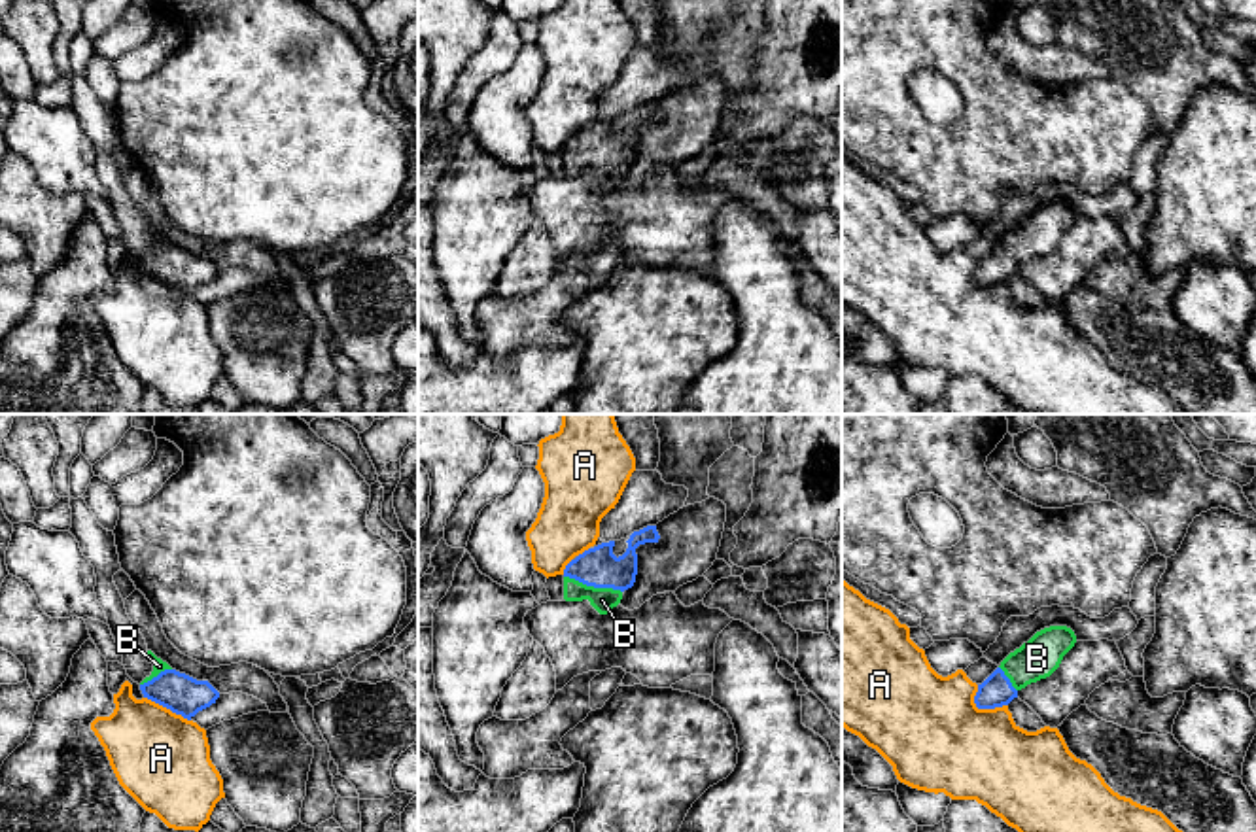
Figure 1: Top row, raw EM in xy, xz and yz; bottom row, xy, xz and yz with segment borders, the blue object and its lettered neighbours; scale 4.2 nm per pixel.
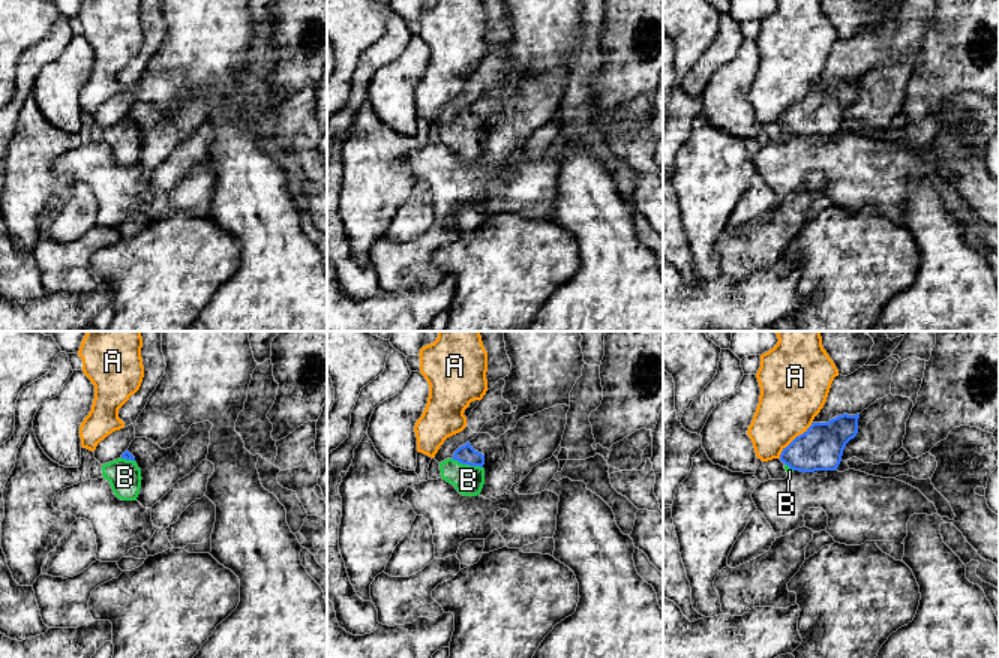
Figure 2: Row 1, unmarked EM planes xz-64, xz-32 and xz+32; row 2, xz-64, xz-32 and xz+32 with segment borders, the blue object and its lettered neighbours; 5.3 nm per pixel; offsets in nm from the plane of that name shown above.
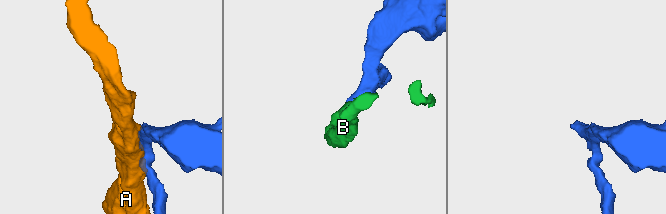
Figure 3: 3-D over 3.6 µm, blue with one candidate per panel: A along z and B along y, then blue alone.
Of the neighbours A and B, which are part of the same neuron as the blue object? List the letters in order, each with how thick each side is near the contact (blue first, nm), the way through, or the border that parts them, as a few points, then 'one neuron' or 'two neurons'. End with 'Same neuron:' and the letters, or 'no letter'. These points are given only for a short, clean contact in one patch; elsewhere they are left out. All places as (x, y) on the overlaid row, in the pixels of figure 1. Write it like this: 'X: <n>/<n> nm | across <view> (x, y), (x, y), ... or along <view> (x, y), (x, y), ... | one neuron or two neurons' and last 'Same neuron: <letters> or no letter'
A: 140/460 nm | two neurons
B: 170/100 nm | across xz (600, 568), (593, 585), (602, 594), (602, 600) | one neuron
Same neuron: B

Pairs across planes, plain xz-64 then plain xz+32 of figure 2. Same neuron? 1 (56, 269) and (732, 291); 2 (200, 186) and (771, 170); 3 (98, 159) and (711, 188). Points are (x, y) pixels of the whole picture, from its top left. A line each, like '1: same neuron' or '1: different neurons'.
1: different neurons
2: same neuron
3: different neurons

